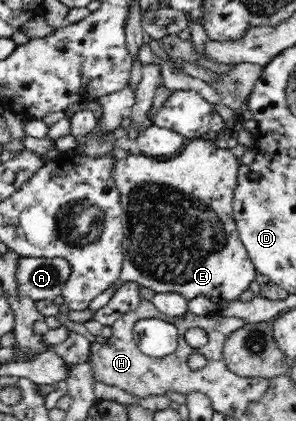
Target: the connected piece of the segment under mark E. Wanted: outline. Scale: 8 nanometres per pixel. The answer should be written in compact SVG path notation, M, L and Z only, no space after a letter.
M210 136L189 140L170 158L155 158L133 151L126 158L114 160L111 179L119 192L128 230L122 270L114 284L94 297L88 310L96 312L106 306L111 292L126 283L138 283L156 293L178 292L188 300L203 299L218 304L234 301L248 290L257 268L240 240L233 215L233 196L241 165L231 149L219 148Z

